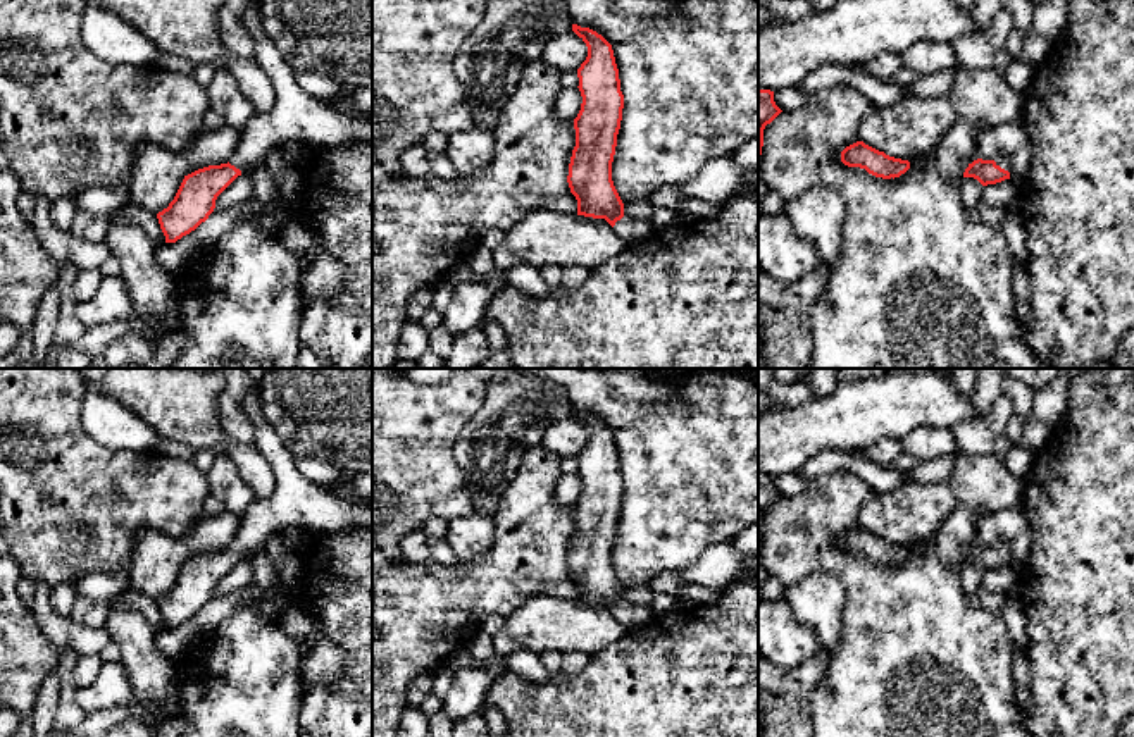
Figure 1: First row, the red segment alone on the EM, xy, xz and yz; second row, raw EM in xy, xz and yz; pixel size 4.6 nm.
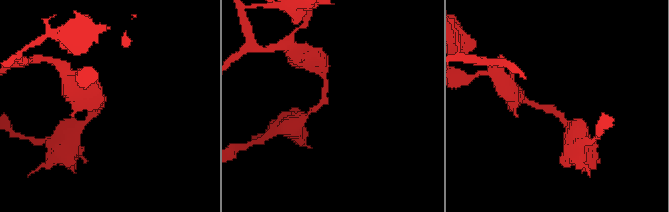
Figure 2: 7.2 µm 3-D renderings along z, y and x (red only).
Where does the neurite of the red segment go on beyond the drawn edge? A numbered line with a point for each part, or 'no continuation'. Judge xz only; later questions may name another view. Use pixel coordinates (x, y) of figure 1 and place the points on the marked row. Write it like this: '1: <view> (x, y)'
1: xz (629, 229)

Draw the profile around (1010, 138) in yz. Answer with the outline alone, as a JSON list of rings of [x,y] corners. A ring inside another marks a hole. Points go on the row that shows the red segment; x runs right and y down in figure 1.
[[[1022,121],[1005,122],[981,133],[979,158],[994,160],[998,155],[1010,160],[1010,179],[1015,188],[1022,184],[1032,160],[1032,139]]]

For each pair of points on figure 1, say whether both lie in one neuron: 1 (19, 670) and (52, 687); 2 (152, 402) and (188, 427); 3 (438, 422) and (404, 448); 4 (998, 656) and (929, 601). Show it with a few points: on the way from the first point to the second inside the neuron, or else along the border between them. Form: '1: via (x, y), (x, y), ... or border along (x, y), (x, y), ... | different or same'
1: border along (56, 665), (38, 691), (31, 718) | different
2: via (161, 402), (180, 419) | same
3: via (429, 424), (412, 439) | same
4: via (981, 653), (947, 619) | same

